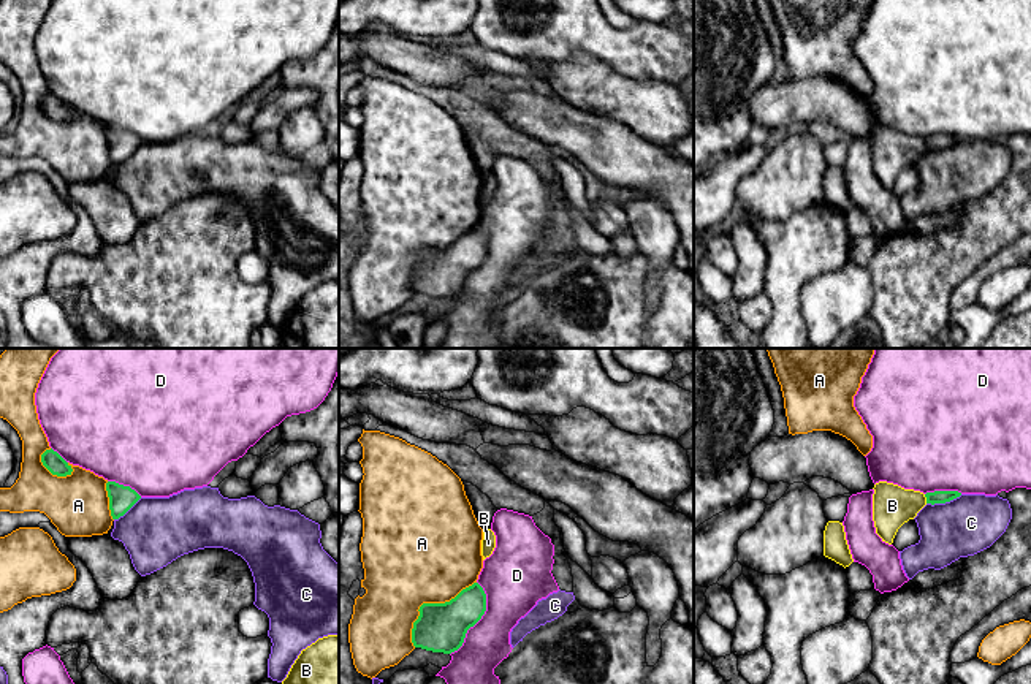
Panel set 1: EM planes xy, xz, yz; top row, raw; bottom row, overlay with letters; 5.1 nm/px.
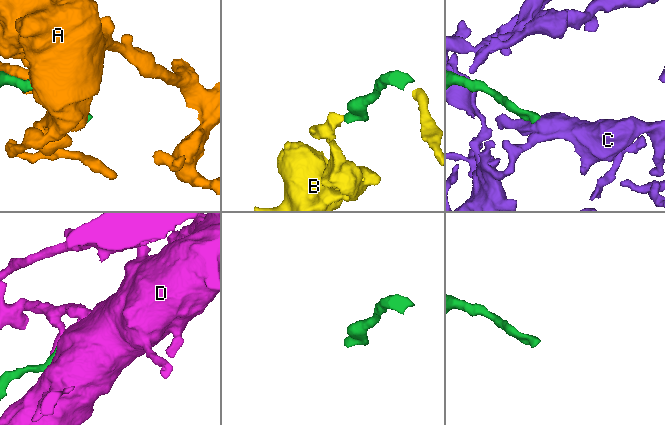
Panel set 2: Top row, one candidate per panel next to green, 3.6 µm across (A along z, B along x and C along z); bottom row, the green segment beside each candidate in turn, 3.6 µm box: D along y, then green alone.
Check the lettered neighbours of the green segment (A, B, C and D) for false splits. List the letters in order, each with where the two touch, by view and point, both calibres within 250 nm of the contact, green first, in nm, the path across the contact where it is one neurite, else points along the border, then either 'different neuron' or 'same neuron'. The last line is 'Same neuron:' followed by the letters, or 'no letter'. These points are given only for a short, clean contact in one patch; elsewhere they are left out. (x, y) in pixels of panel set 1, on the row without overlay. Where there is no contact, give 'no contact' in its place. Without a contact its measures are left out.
A: xz (428, 249) | 260/500 nm | different neuron
B: yz (927, 144) | 60/200 nm | along yz (924, 140), (927, 148) | different neuron
C: yz (944, 148) | 60/300 nm | different neuron
D: xz (479, 265) | 260/300 nm | different neuron
Same neuron: no letter

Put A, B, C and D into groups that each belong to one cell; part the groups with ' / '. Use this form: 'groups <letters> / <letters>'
groups A / B / C / D

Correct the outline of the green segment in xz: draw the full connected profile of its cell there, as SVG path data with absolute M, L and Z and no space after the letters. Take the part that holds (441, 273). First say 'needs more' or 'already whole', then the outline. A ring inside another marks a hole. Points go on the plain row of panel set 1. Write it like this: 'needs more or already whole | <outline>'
already whole | M478 228L462 234L445 249L423 249L413 268L412 288L432 298L458 296L466 279L486 256L486 239Z

